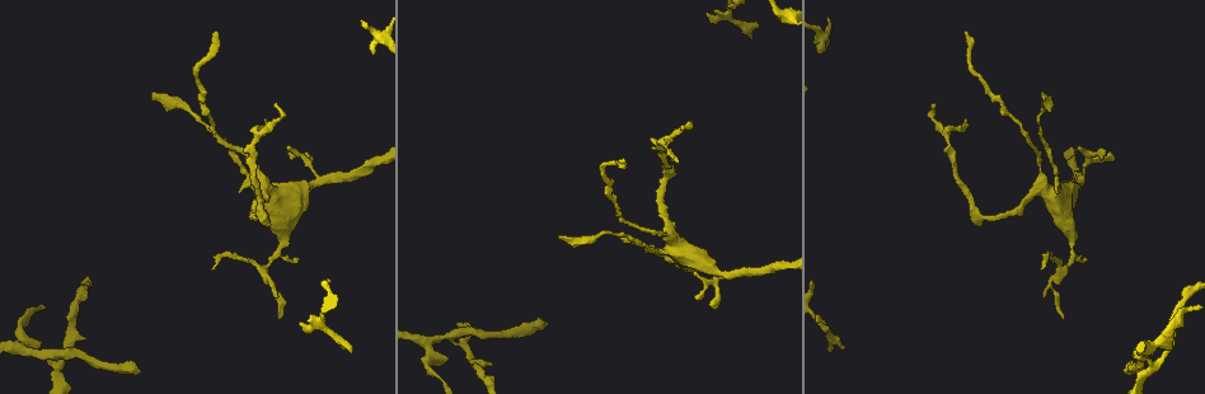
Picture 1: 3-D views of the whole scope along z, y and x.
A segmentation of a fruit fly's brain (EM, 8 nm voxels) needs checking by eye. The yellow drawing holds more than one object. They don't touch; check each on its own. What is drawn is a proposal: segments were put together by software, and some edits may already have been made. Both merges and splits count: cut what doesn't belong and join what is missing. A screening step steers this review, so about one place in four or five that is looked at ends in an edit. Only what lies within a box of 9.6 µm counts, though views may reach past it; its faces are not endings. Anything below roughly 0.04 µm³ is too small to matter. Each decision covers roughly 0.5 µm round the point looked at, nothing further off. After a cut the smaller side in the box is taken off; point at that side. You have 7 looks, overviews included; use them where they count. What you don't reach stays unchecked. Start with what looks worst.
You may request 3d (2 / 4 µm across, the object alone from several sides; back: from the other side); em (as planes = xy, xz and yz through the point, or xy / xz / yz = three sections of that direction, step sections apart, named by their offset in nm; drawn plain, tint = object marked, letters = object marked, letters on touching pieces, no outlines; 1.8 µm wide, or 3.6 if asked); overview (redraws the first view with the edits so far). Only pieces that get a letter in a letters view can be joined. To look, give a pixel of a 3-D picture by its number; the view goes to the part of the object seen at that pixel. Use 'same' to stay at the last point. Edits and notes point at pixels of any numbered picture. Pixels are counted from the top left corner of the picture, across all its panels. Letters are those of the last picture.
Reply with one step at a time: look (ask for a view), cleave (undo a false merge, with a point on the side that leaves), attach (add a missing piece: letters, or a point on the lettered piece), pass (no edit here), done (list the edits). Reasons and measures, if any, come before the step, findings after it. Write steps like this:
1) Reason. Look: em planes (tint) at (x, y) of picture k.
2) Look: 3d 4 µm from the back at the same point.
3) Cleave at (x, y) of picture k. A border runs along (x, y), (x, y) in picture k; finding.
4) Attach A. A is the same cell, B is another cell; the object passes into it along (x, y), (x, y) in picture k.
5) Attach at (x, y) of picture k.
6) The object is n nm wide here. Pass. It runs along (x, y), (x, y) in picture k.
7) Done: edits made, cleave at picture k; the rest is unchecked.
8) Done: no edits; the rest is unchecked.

Sharp bend. Look: 3d 4 µm from the back at (1144, 360) of picture 1.

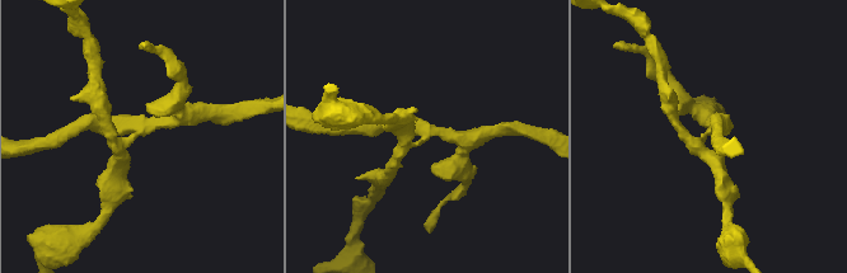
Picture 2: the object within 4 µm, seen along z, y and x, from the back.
4 arms meet here; shape alone is not enough. Look: em planes (letters) at (708, 132) of picture 2.

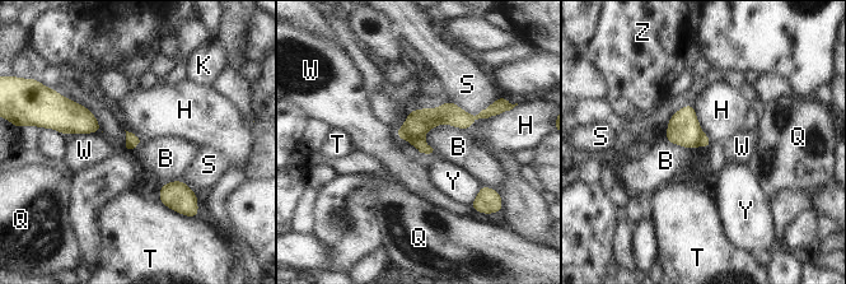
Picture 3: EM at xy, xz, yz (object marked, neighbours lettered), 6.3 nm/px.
Cleave at (705, 142) of picture 3. B, H, K, Q, S, T, W, Y and Z are other cells; a second neuron is stuck on.

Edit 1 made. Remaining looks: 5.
Look: overview.

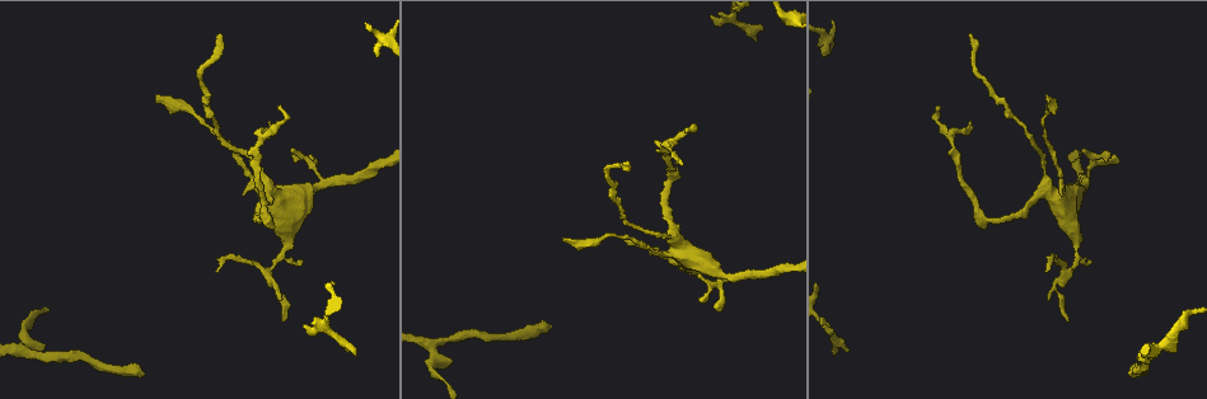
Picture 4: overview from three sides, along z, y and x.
Long arm stops here. Look: em xy step 4 (letters) at (1134, 376) of picture 4.

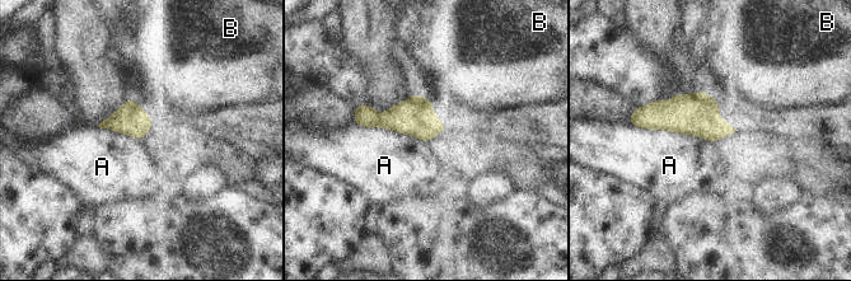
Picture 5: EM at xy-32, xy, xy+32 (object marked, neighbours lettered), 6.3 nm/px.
Pass. A and B are other cells; a border runs along (627, 123), (700, 136), (712, 143) in picture 5; none of them fits.

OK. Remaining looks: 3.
Done: edits made, cleave at picture 3; the rest is unchecked.

